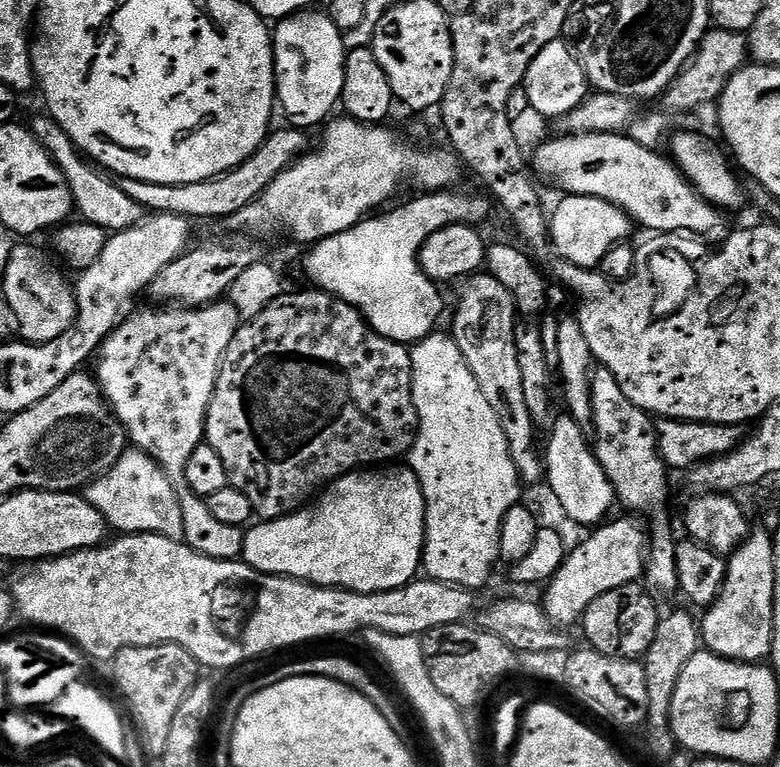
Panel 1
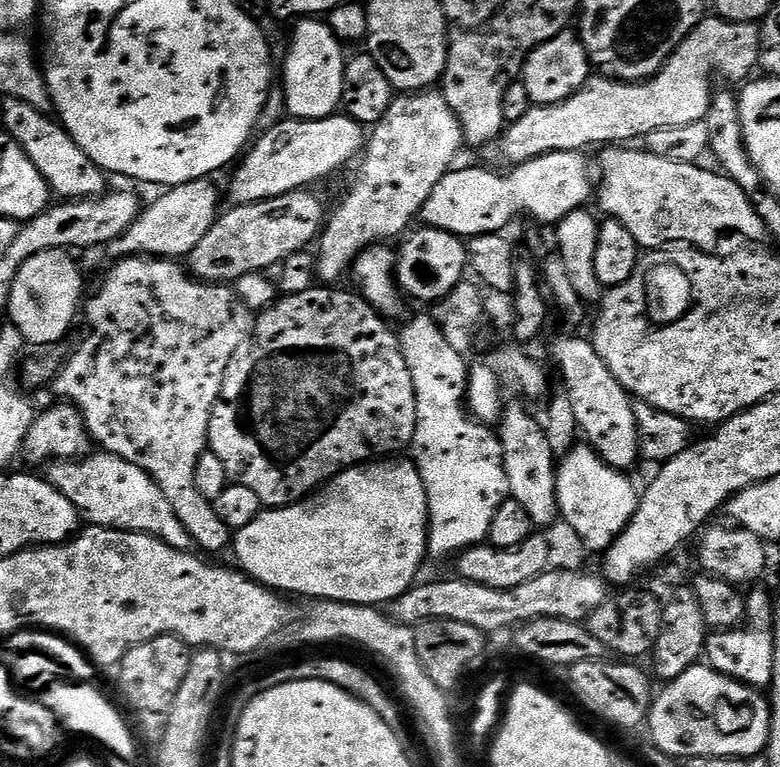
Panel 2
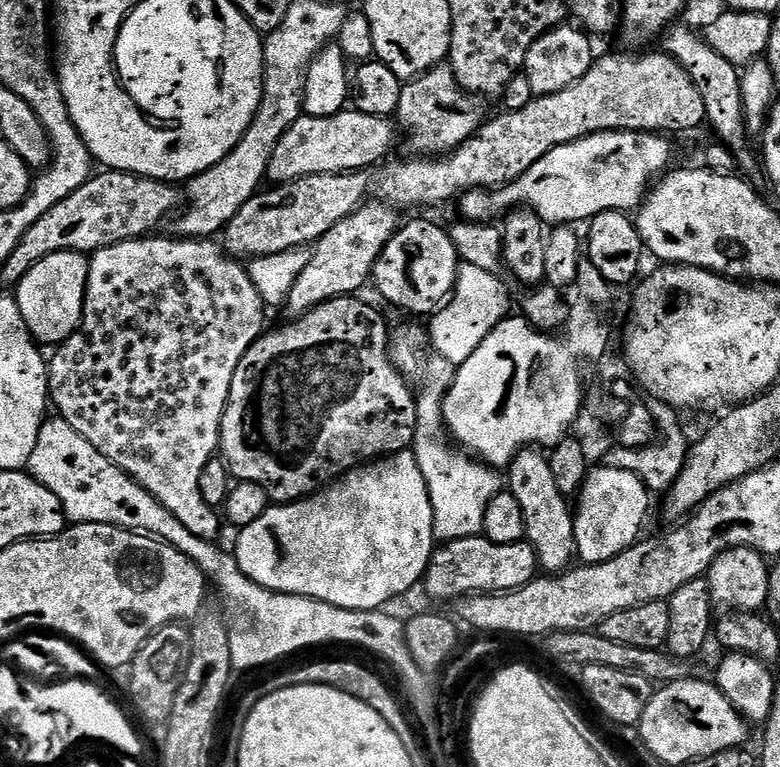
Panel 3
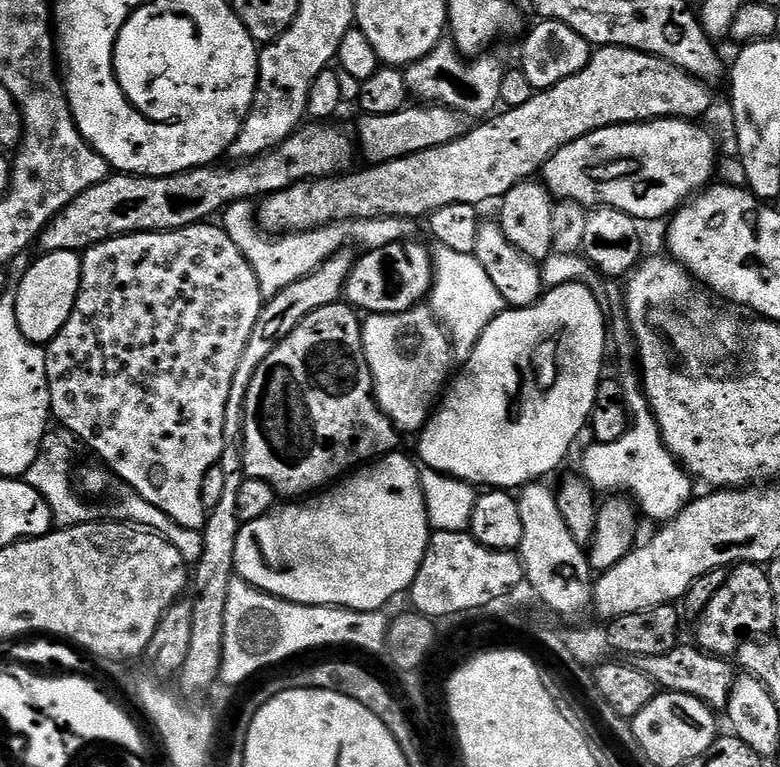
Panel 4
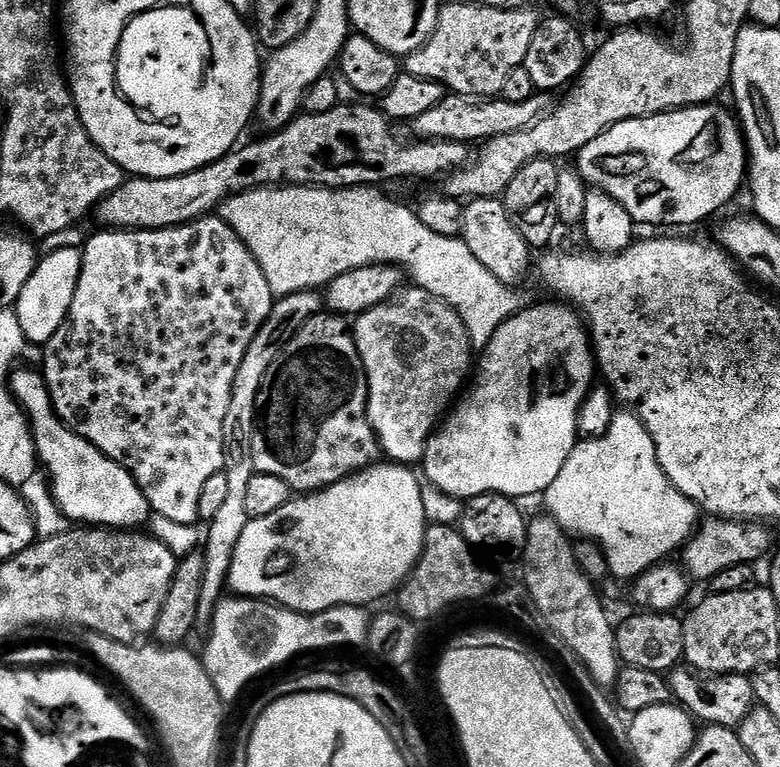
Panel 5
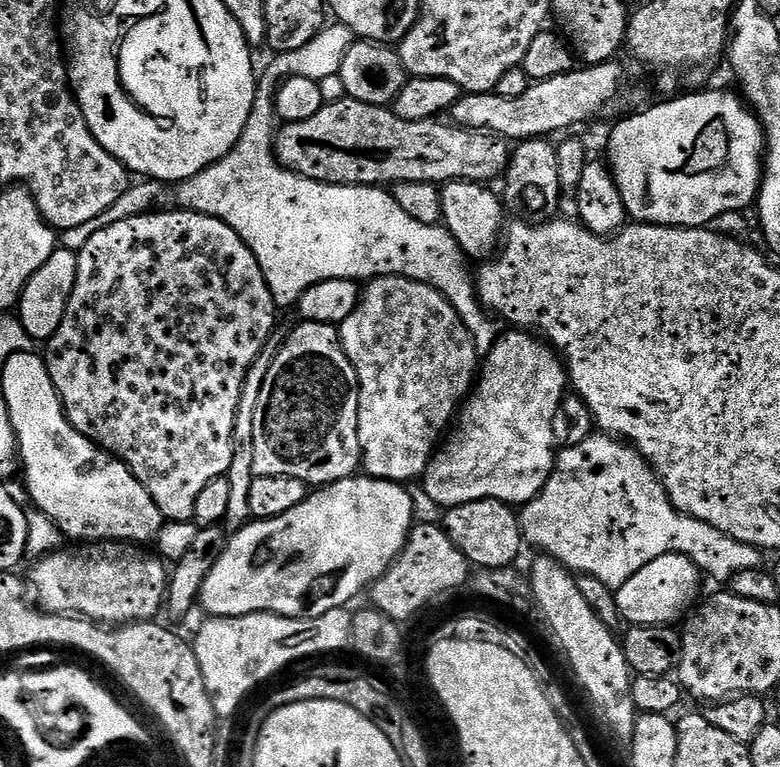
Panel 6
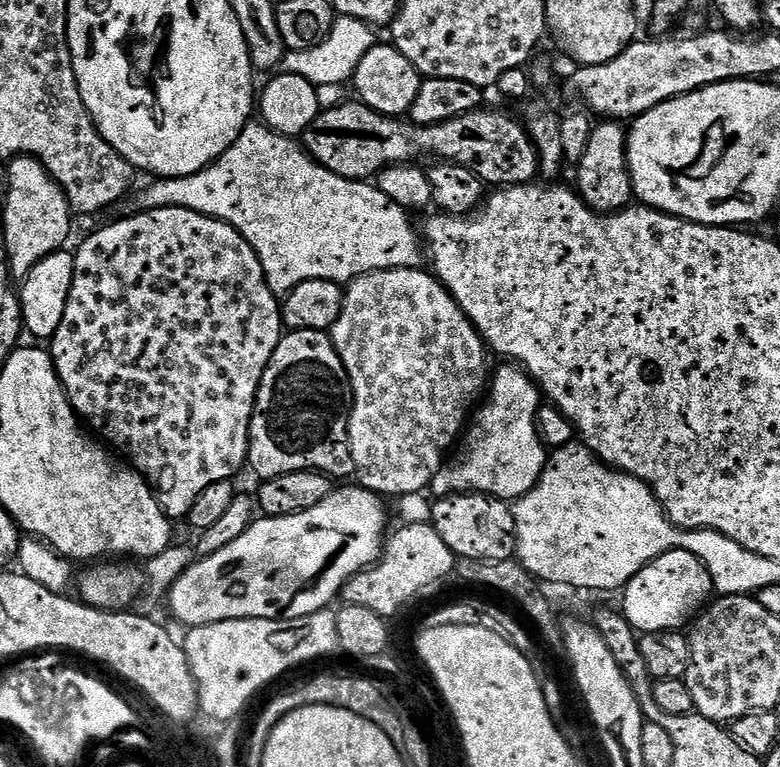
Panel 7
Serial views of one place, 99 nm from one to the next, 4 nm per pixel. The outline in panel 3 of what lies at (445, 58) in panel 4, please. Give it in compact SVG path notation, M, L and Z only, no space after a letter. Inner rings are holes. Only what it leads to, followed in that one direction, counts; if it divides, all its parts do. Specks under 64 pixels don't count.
M447 63L437 64L401 87L394 120L399 131L408 135L408 148L412 151L409 153L420 158L435 158L462 146L462 142L480 129L486 113L476 104L479 103L460 87L451 67Z

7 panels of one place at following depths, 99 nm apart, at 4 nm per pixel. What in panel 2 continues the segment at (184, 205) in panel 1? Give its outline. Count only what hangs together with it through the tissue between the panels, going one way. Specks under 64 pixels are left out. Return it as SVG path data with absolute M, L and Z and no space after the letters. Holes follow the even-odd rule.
M333 114L321 120L281 118L266 130L235 165L236 173L228 184L228 192L226 188L227 199L229 196L233 205L266 202L282 194L316 186L312 184L334 175L352 159L355 161L366 147L365 125L350 119L347 114Z

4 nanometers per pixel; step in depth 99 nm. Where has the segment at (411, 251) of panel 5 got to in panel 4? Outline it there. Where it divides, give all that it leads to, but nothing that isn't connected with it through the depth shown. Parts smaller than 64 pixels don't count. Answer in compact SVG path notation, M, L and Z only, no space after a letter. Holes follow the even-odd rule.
M237 202L223 209L222 227L226 234L242 250L246 262L258 277L258 286L265 301L273 300L286 286L306 278L318 266L322 266L335 252L345 251L348 244L357 244L360 250L385 248L401 243L413 235L411 220L400 220L396 216L379 216L373 220L341 220L338 224L329 224L309 232L289 232L287 234L269 234L256 223L256 208L248 202ZM439 246L433 247L431 254L430 307L452 340L453 357L463 362L468 359L474 346L478 346L478 338L482 338L486 326L490 326L490 322L494 322L494 318L498 318L498 314L505 311L506 305L490 274L486 274L482 262L478 262L475 254L458 254L458 250Z

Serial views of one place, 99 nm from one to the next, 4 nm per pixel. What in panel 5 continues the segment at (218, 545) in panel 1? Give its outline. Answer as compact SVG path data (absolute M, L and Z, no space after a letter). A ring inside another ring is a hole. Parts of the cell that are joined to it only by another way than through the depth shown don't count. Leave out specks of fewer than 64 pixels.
M219 215L201 216L199 220L189 220L172 228L149 228L146 234L140 230L100 230L97 236L89 238L88 245L83 245L82 270L78 274L74 302L70 302L70 310L62 326L58 326L58 334L42 348L42 375L56 416L71 432L125 468L148 499L148 507L155 515L179 524L196 524L199 516L204 522L212 520L227 493L226 474L221 470L224 467L222 426L230 406L234 374L238 374L238 366L242 366L242 358L246 356L250 342L254 342L254 334L258 334L262 322L270 314L273 303L270 282L266 282L266 274L262 274L262 266L258 266L242 238L238 238Z

